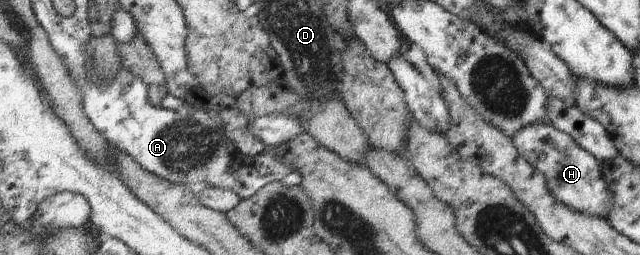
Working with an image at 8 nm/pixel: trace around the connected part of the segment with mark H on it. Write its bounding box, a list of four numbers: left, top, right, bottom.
[512,119,613,217]

